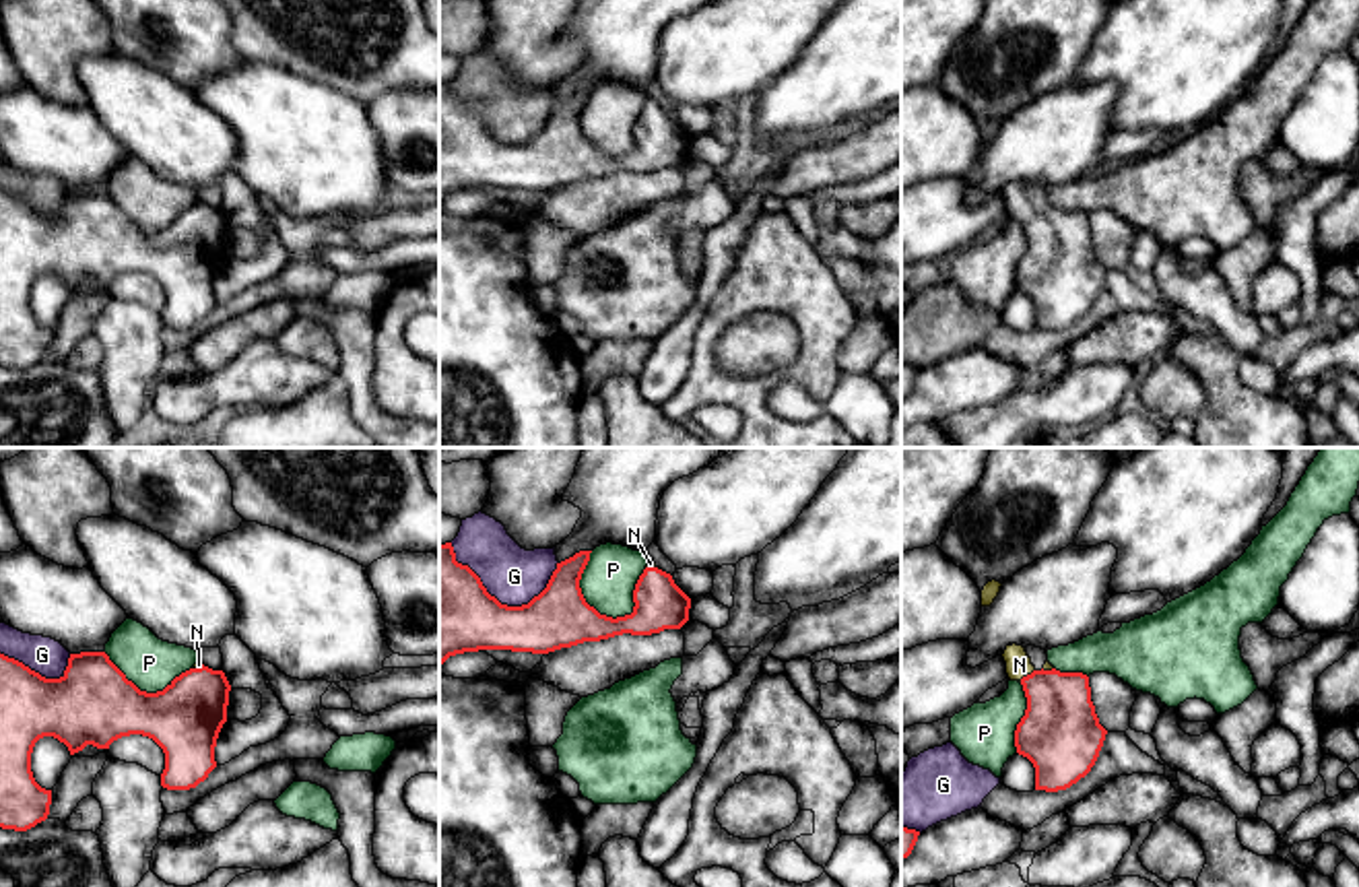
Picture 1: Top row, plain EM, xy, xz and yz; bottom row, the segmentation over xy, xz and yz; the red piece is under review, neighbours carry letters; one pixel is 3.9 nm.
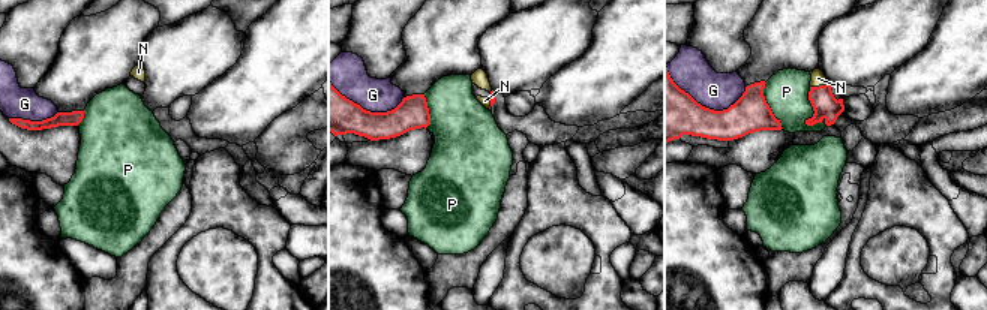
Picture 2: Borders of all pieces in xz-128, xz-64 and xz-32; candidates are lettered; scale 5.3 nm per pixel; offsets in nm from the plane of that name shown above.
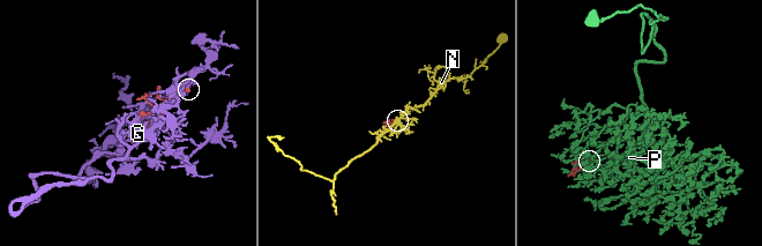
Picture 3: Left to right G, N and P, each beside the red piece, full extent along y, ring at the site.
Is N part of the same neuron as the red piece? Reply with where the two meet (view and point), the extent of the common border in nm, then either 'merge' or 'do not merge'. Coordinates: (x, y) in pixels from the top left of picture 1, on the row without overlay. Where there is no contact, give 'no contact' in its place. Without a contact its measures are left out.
yz (1028, 213) | 80 nm | merge

